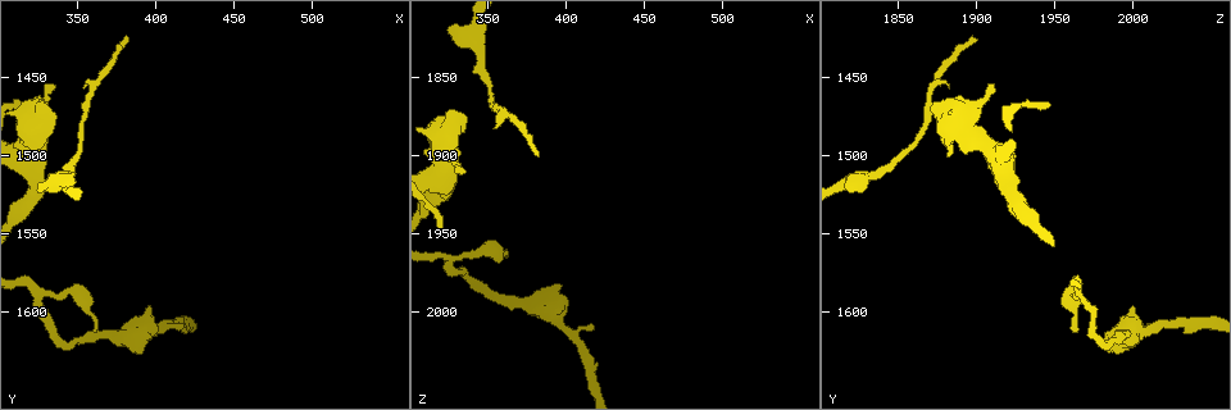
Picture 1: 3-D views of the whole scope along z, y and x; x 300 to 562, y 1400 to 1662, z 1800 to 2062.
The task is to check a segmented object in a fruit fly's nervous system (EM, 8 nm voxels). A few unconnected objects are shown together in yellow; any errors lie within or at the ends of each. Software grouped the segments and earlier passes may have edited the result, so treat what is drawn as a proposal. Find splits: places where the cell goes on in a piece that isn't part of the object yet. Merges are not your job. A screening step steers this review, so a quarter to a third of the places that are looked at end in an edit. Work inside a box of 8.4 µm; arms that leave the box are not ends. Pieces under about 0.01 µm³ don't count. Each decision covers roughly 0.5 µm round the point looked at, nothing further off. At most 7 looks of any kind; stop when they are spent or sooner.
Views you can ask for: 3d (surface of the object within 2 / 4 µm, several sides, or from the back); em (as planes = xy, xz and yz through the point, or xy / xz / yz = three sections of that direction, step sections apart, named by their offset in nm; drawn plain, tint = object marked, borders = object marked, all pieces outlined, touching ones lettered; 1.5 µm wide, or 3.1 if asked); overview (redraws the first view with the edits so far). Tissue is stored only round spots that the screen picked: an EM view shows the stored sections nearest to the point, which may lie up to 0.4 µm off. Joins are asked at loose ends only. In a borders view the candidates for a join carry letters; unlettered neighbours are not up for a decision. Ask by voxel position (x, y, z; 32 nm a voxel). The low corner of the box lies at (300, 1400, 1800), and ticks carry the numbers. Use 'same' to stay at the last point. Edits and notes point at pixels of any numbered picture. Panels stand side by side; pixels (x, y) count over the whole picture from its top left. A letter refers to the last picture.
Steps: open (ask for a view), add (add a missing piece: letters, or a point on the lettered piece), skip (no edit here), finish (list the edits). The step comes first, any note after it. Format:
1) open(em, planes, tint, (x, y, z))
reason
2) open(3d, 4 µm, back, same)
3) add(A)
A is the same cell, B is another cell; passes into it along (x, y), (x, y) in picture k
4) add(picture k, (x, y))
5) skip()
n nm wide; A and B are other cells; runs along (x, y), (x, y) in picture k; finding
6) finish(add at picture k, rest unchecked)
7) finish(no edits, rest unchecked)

open(3d, 4 µm, (384, 1426, 1900))

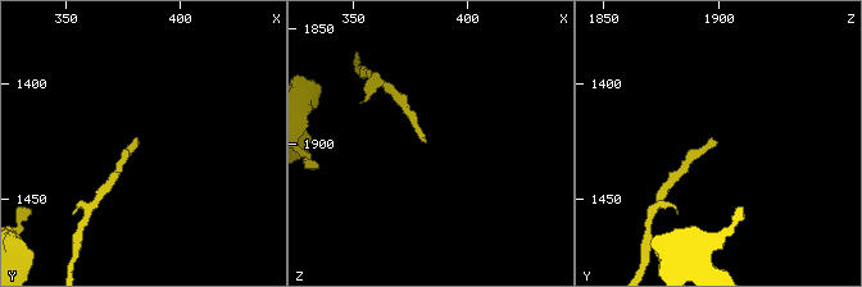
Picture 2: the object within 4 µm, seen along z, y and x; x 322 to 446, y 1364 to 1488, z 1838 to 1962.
open(em, planes, tint, (381, 1426, 1899))

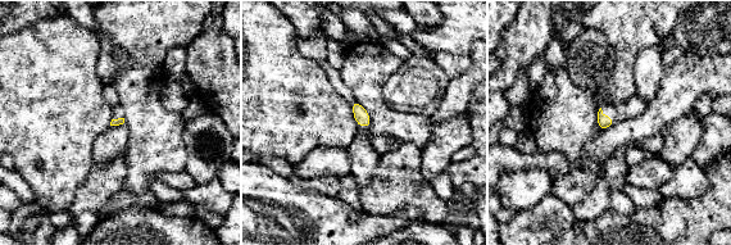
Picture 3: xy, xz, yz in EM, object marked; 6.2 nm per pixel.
open(em, planes, borders, same)

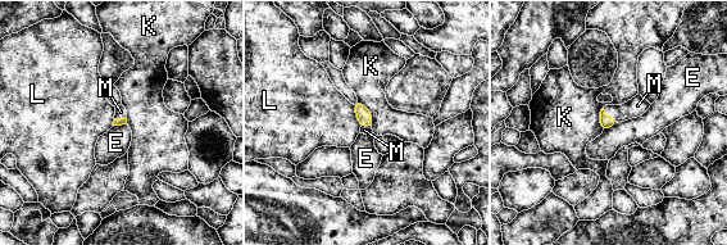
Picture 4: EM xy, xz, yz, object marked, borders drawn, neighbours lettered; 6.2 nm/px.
add(M)
M is the same cell, E, K and L are other cells; passes into it along (605, 121), (609, 116), (637, 105) in picture 4; the cell continues

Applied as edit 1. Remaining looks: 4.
open(em, planes, borders, (416, 1610, 2010))
an open end

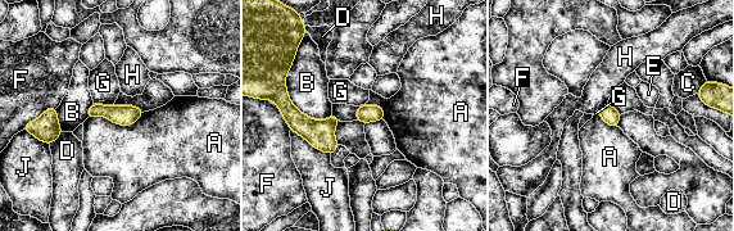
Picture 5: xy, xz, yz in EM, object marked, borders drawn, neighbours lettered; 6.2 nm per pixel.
skip()
A, B, C, D, E, F, G, H and J are other cells; border along (144, 112), (127, 126), (87, 117) in picture 5; none of them fits

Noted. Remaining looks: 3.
finish(add at picture 4, rest unchecked)

